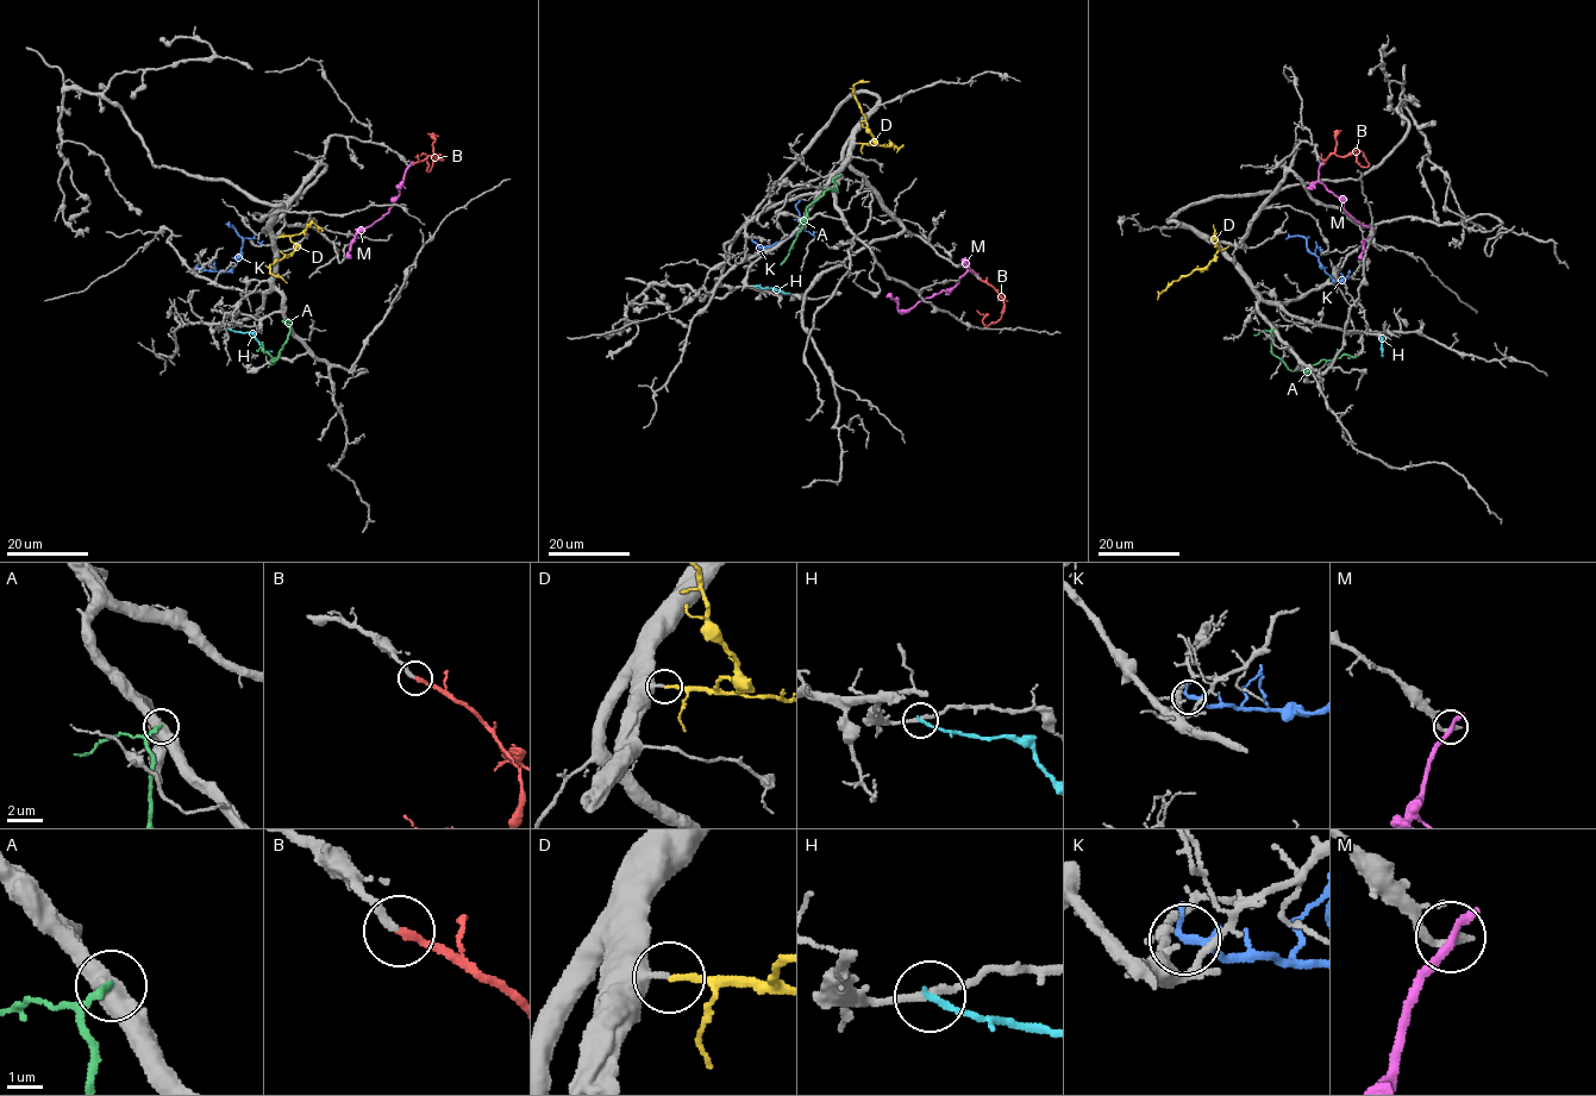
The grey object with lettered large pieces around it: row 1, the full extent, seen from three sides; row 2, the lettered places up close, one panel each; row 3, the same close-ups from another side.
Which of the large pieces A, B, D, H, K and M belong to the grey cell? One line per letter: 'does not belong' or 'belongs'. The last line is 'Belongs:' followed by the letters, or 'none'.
A: does not belong
B: belongs
D: belongs
H: does not belong
K: does not belong
M: does not belong
Belongs: B, D

